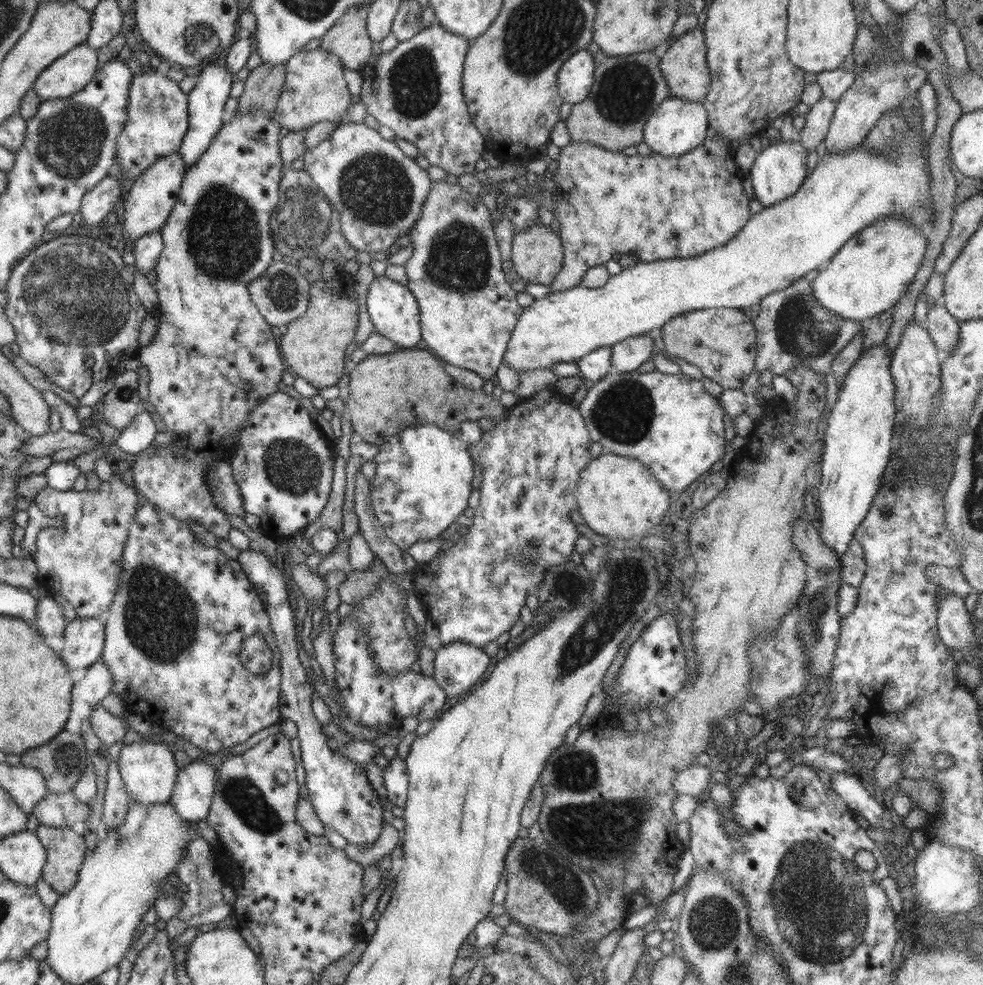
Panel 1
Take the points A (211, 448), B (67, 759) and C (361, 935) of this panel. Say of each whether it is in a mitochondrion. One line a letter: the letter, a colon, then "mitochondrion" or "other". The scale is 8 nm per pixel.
A: other
B: mitochondrion
C: other

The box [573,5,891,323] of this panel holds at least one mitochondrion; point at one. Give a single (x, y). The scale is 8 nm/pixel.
(626, 91)

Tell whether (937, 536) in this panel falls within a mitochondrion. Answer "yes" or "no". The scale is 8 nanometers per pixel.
no

